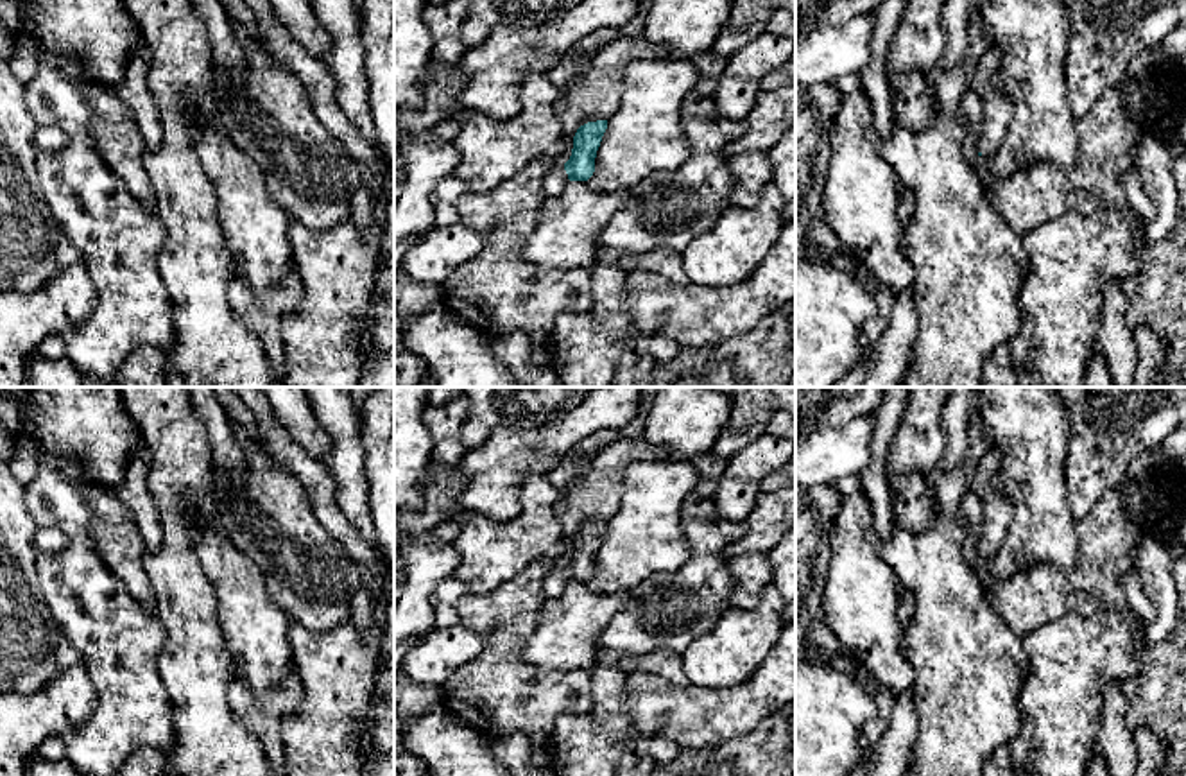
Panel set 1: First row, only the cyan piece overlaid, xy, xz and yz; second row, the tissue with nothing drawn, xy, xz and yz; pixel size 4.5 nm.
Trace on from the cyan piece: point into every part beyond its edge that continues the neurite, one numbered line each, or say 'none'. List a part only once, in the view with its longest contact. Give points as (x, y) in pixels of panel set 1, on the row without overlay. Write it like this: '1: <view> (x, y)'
1: xz (556, 581)

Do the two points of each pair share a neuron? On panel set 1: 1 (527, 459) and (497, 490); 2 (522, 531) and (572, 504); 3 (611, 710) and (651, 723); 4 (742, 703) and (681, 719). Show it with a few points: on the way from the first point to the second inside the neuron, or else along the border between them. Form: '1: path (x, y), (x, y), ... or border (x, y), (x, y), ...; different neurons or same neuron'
1: path (520, 466), (504, 482); same neuron
2: border (559, 490), (556, 517), (563, 538), (563, 554); different neurons
3: border (627, 676), (624, 703), (635, 733); different neurons
4: path (728, 714), (696, 717); same neuron

